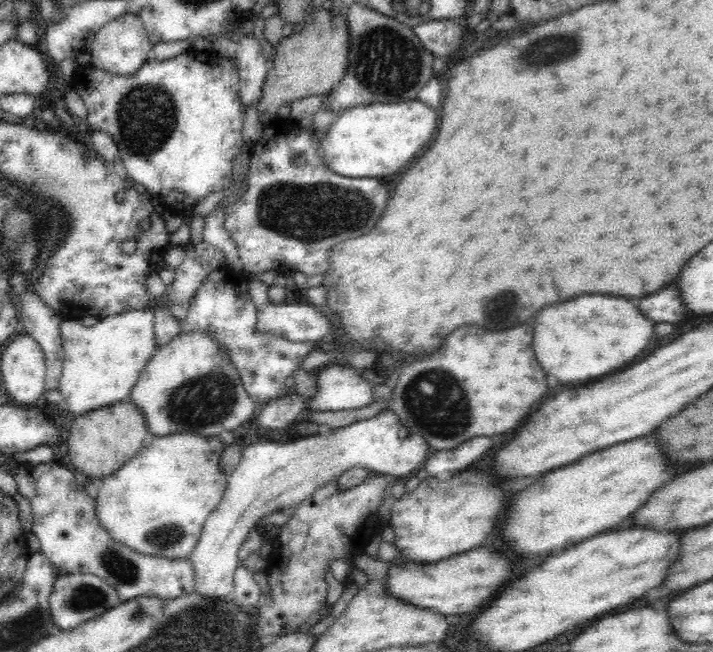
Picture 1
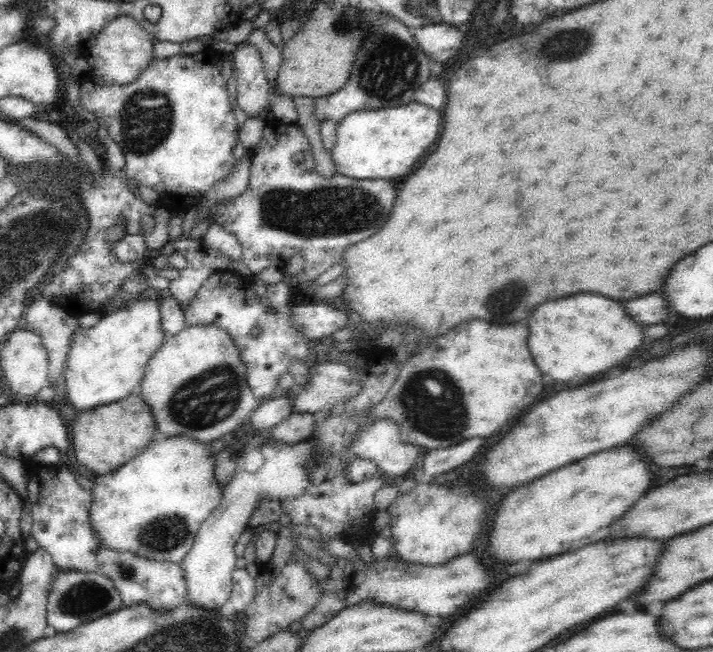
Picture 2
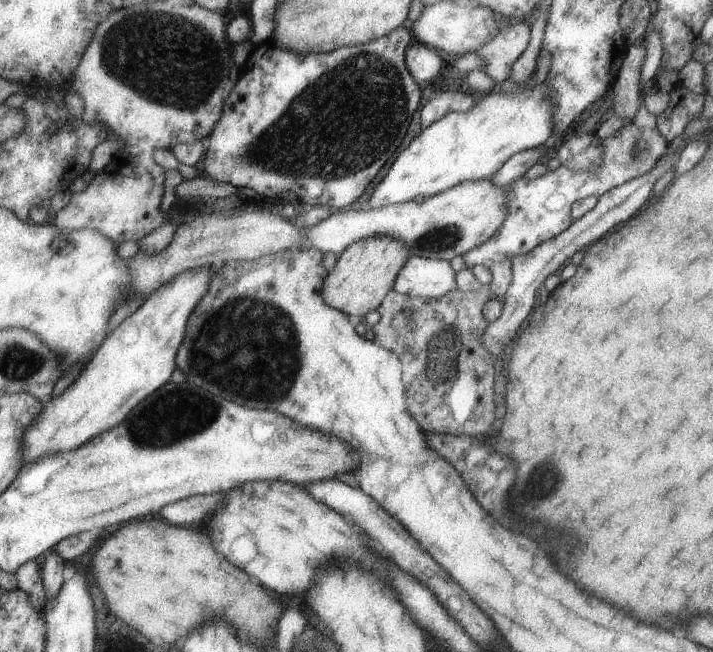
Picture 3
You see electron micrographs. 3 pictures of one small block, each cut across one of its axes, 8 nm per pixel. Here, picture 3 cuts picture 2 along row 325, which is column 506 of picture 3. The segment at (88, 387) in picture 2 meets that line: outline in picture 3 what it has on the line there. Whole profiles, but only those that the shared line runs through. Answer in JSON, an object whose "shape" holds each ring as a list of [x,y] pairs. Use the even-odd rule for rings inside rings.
{"shape":[[[537,6],[537,12],[539,16],[530,27],[529,44],[513,62],[510,76],[507,76],[507,80],[520,86],[522,91],[505,94],[497,87],[474,103],[467,112],[448,112],[443,118],[421,129],[409,146],[397,154],[387,174],[367,195],[369,209],[412,201],[419,195],[426,199],[463,180],[490,178],[510,156],[541,147],[553,134],[551,100],[547,96],[545,80],[530,89],[526,88],[536,72],[536,60],[541,50],[542,32],[549,9]]]}

